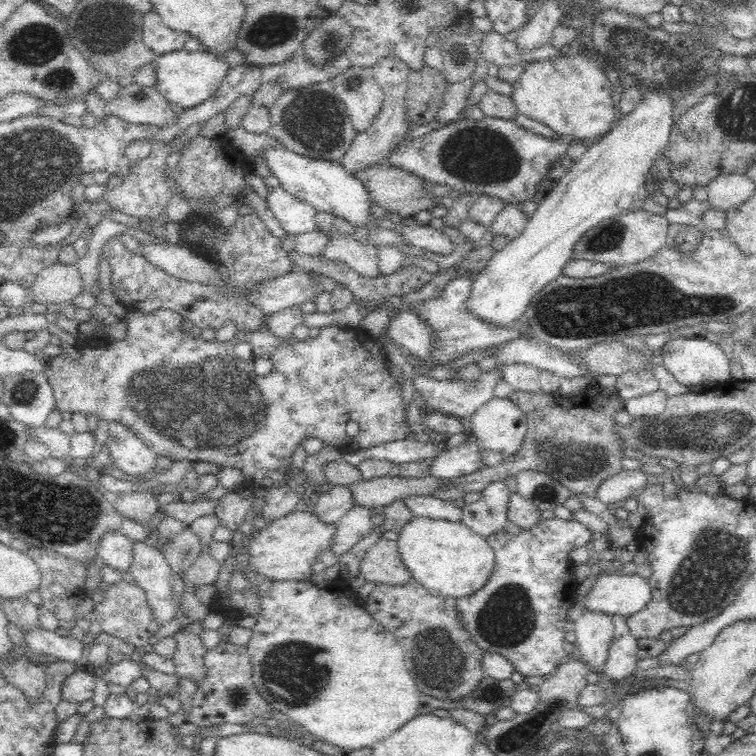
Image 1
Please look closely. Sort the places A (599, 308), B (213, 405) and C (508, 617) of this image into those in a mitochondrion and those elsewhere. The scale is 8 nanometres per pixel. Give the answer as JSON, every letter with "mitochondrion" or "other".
{"A":"mitochondrion","B":"mitochondrion","C":"mitochondrion"}

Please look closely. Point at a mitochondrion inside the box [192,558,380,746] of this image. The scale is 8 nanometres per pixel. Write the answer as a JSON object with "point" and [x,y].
{"point":[298,677]}

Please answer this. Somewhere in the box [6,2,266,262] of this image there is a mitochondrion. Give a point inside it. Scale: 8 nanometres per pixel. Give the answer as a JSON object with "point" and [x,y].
{"point":[39,46]}

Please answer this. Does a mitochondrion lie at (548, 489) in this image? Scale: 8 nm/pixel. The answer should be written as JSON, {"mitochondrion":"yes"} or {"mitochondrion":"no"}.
{"mitochondrion":"yes"}

